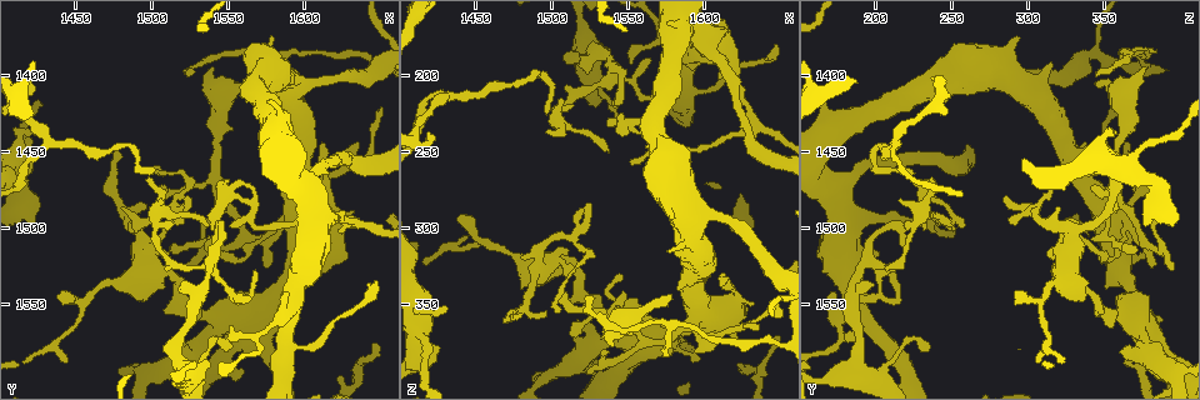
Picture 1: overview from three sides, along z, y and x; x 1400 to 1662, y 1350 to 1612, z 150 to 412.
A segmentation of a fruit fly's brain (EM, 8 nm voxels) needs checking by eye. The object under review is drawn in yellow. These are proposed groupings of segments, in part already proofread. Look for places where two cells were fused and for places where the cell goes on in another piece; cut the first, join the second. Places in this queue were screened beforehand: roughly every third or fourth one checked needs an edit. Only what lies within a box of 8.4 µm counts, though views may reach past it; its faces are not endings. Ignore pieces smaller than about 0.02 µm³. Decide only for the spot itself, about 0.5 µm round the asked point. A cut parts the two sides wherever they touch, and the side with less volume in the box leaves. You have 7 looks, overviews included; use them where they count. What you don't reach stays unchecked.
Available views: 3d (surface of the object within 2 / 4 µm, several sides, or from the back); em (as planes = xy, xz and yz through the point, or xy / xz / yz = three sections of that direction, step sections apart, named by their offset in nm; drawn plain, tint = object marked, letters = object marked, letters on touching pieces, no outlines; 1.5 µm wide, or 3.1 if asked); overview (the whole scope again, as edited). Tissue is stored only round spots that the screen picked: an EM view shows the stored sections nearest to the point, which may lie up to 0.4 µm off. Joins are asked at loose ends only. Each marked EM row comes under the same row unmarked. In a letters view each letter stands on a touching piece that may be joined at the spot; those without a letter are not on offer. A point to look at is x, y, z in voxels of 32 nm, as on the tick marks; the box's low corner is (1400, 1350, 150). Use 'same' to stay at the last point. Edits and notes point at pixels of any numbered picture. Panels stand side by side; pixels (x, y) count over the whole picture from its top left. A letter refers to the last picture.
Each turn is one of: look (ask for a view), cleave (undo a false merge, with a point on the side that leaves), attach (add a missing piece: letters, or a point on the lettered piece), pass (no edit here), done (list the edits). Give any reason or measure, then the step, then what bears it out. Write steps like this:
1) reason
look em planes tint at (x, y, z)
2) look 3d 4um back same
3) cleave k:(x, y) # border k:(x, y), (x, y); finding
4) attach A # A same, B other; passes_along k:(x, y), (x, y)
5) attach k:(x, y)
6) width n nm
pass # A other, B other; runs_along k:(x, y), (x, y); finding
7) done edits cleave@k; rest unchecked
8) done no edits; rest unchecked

free end
look 3d 4um back at (1498, 1468, 240)

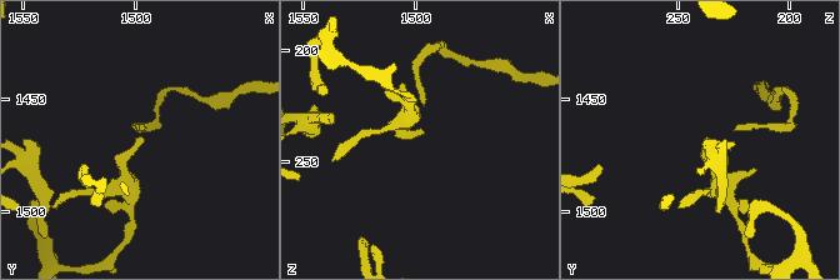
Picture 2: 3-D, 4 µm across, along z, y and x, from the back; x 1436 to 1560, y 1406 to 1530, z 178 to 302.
need the tissue
look em planes letters at (1497, 1467, 238)

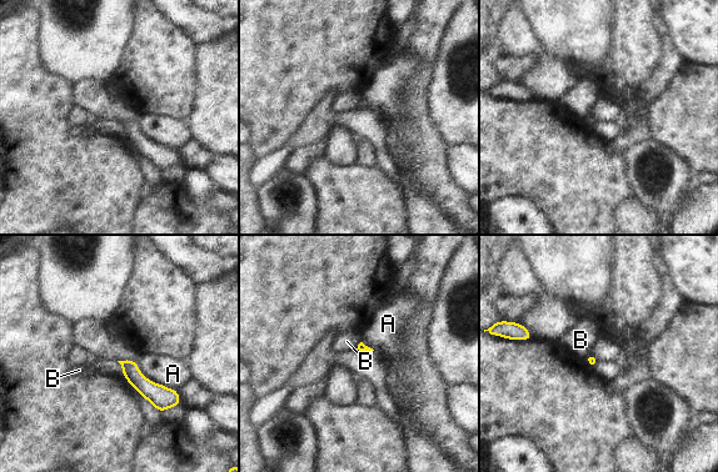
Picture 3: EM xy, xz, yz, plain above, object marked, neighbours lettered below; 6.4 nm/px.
longest_contact A 320 nm
pass # A other, B other; runs_along 3:(124, 363), (150, 391), (176, 401); no lettered piece goes on from it

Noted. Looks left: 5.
an open end
look em planes letters at (1524, 1526, 396)

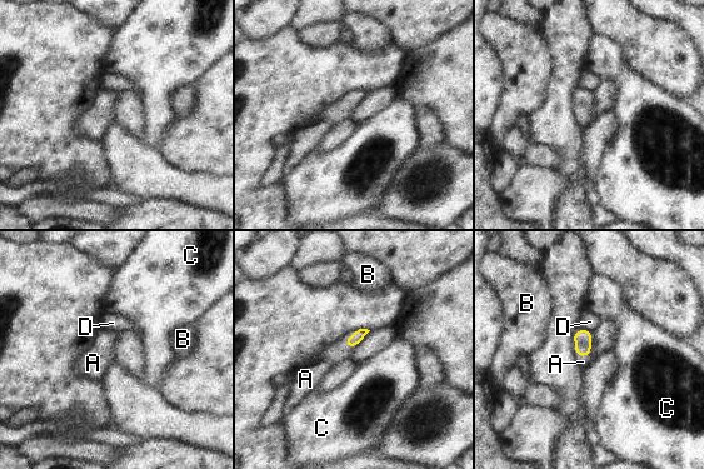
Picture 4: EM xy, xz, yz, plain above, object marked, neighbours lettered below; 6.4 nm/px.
longest_contact D 70 nm
attach A # A same, B other, C other, D other; it goes on there

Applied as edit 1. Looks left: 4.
an open end
look em planes letters at (1442, 1550, 292)

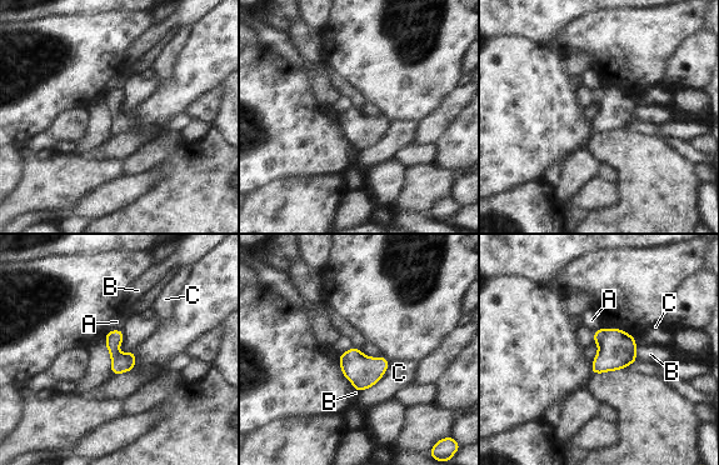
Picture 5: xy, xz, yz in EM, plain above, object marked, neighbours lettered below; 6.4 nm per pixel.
pass # A other, B other, C other; border 5:(635, 345), (635, 356), (638, 359); no lettered piece goes on from it

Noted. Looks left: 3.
done edits attach@4; rest unchecked

